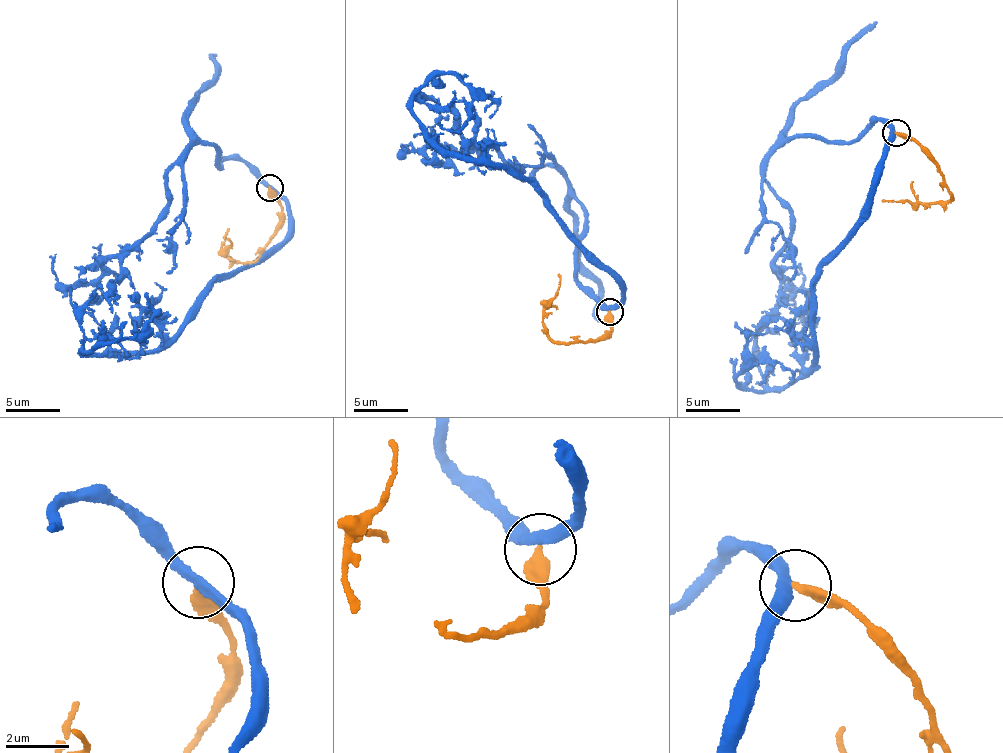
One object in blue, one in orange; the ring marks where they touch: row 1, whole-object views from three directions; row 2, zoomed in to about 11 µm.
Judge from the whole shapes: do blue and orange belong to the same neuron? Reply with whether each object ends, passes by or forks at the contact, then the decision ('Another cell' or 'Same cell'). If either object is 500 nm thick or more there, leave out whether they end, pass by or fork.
At the ring blue passes by. At the ring orange ends. Another cell

